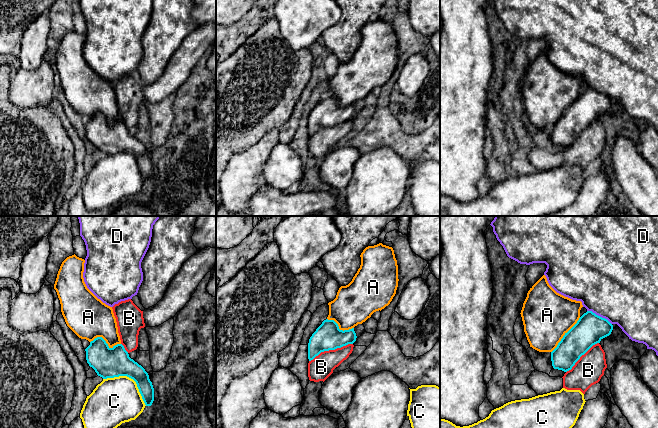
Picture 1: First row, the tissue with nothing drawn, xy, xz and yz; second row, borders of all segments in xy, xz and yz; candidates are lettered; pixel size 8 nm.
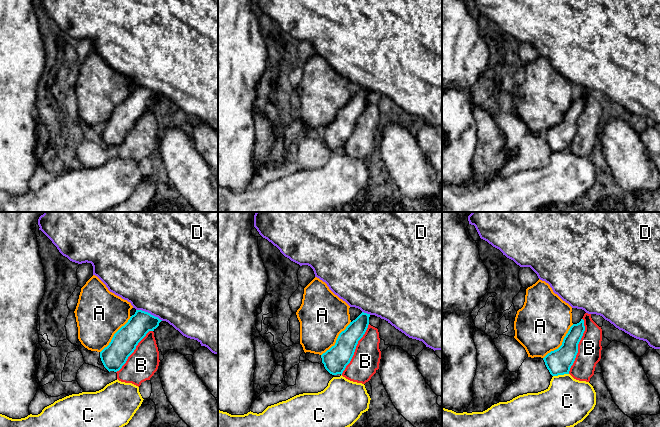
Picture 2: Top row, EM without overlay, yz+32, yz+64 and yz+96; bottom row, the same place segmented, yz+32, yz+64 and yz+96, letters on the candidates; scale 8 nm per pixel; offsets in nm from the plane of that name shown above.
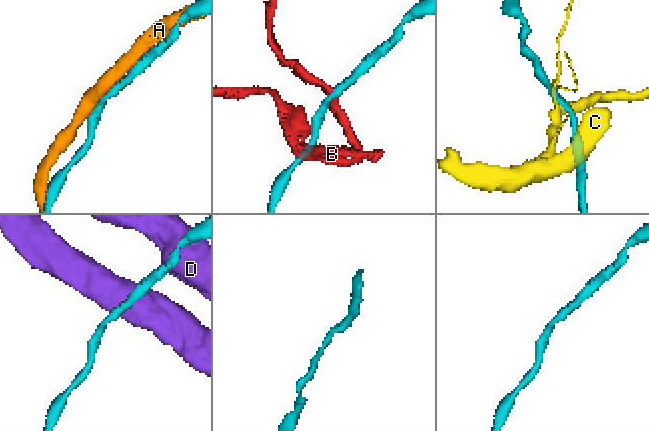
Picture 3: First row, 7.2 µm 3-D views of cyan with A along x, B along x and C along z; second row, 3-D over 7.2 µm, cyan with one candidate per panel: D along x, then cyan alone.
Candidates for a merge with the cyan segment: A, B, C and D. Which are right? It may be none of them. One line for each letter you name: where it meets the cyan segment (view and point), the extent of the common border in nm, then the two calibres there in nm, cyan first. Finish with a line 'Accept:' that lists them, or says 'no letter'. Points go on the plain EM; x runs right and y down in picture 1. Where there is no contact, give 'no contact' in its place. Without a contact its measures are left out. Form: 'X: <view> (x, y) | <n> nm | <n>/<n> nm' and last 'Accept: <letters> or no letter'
A: yz (564, 111) | 380 nm | 240/400 nm
Accept: A

